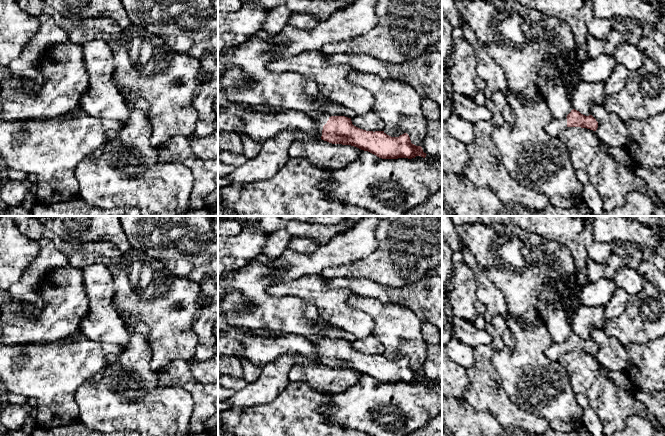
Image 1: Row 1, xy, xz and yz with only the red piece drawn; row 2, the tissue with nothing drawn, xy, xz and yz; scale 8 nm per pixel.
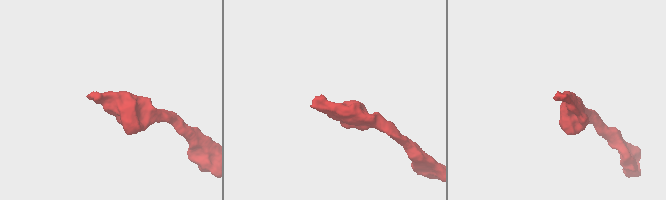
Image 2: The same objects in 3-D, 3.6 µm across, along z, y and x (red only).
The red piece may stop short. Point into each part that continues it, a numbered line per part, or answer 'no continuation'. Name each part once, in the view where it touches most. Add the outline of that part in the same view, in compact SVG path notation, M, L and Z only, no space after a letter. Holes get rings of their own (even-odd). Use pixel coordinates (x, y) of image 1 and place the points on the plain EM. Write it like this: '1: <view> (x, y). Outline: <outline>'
1: xz (289, 315). Outline: M261 263L249 264L237 273L228 274L225 278L218 280L218 303L233 292L238 291L249 302L249 307L244 311L234 311L227 314L228 326L244 332L267 329L281 336L293 335L308 339L317 346L322 355L331 339L321 336L321 332L331 327L319 314L316 307L304 299L294 296L276 297L267 292L269 286L278 284L283 275L281 269L273 269Z

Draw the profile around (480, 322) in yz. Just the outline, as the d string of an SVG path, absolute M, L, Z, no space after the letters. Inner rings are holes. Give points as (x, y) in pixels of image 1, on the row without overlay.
M477 301L475 303L475 309L477 311L477 317L475 321L473 322L474 326L480 330L485 330L486 329L486 323L487 323L487 318L486 318L486 307L485 305Z

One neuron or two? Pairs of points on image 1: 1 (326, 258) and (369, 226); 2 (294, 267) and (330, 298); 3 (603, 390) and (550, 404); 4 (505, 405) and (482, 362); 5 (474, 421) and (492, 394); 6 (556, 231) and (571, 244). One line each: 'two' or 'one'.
1: one
2: two
3: two
4: one
5: two
6: one

